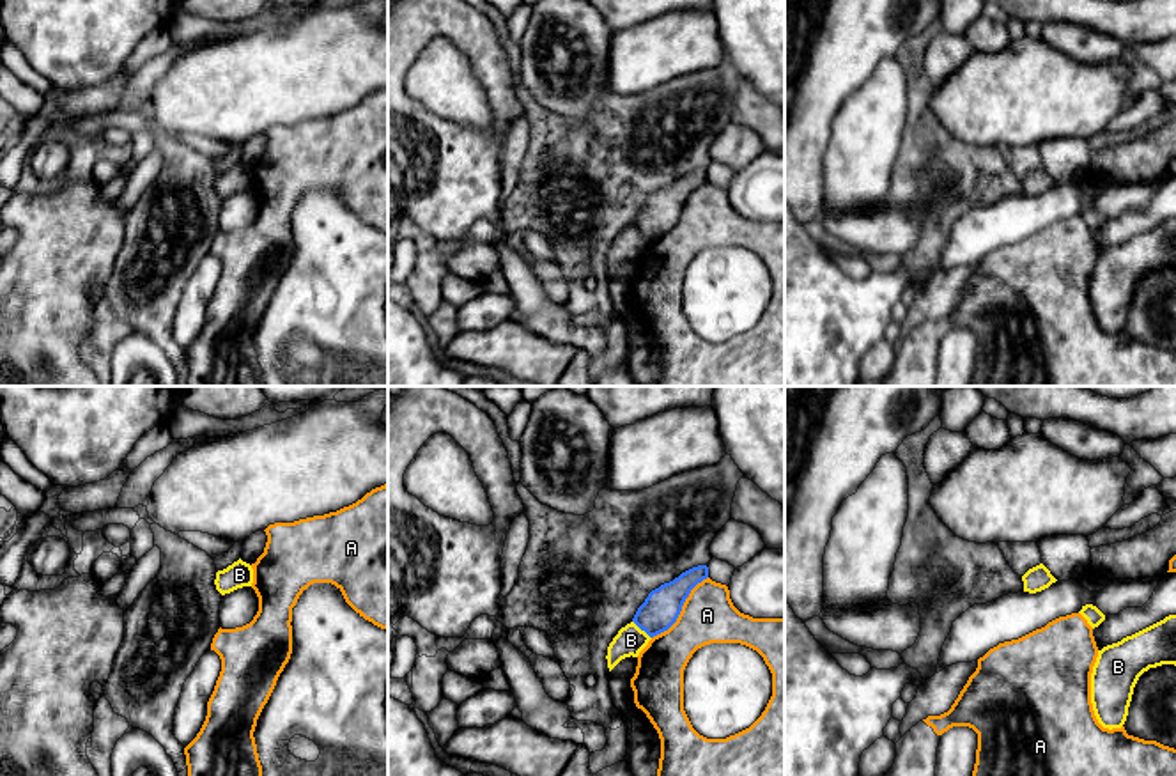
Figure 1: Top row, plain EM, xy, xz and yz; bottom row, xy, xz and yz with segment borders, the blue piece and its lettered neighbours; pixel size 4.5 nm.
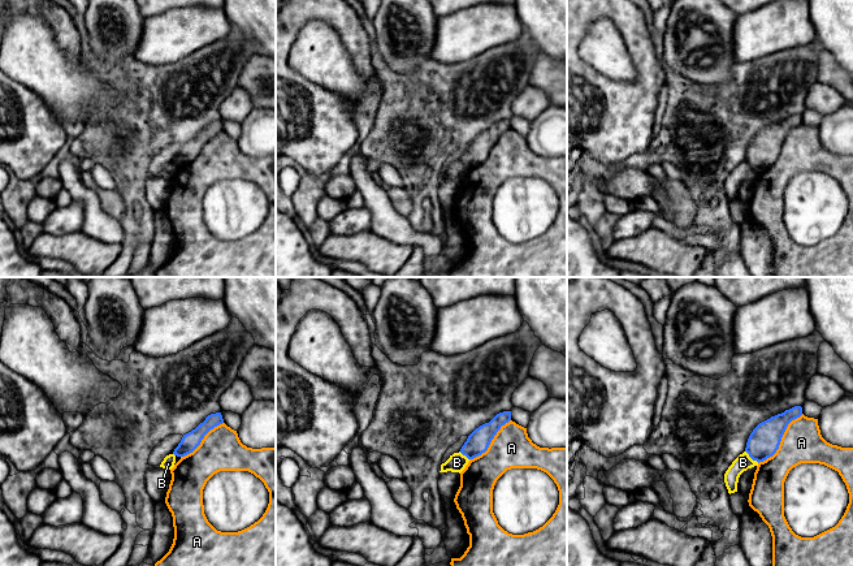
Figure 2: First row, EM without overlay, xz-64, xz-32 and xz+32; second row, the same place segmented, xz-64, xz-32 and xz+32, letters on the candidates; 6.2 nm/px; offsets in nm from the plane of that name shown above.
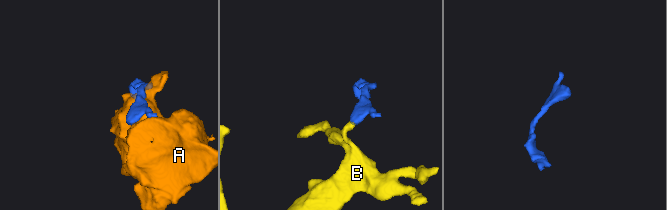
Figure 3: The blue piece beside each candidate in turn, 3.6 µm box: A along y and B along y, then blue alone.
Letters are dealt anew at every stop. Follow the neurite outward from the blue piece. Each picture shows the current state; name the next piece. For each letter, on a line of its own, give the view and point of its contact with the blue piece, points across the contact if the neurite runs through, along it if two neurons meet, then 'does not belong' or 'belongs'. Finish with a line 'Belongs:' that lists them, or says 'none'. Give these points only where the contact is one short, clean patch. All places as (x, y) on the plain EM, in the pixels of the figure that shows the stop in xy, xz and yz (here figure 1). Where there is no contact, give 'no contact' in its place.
A: meets blue in xz at (680, 213); does not belong
B: meets blue in xz at (642, 232); border along xz (633, 224), (650, 241); does not belong
Belongs: none

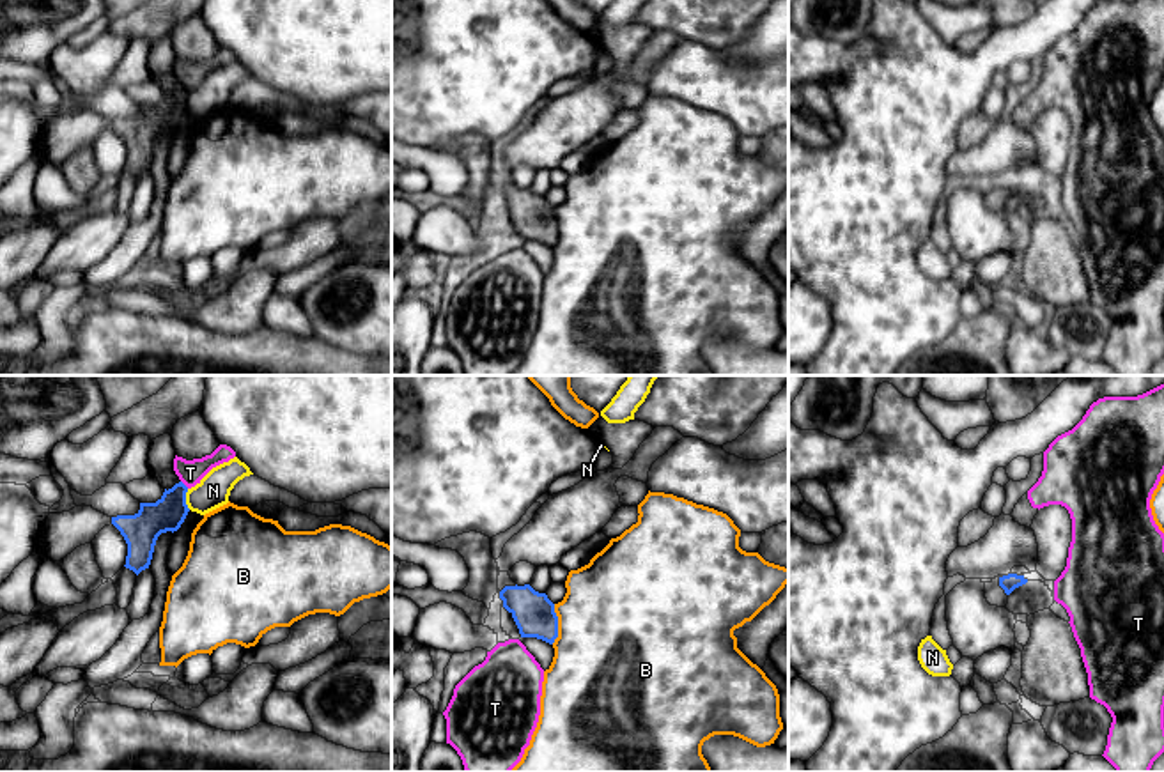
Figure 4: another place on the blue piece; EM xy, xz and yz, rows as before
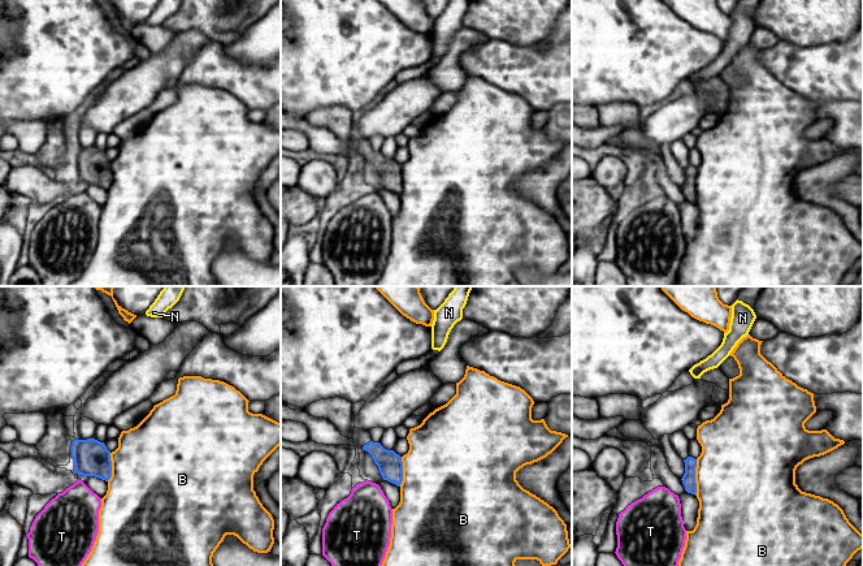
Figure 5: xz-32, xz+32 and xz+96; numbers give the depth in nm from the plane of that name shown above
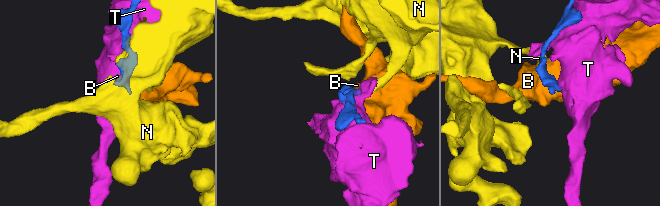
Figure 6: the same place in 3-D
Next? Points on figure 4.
B: meets blue in xz at (557, 227); does not belong
N: meets blue in xy at (185, 103); border along xy (186, 92), (186, 108), (190, 112); does not belong
T: meets blue in xy at (183, 87); does not belong
Belongs: none

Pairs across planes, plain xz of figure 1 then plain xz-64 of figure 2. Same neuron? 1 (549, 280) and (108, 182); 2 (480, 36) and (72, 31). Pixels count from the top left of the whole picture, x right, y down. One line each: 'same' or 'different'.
1: different
2: same

